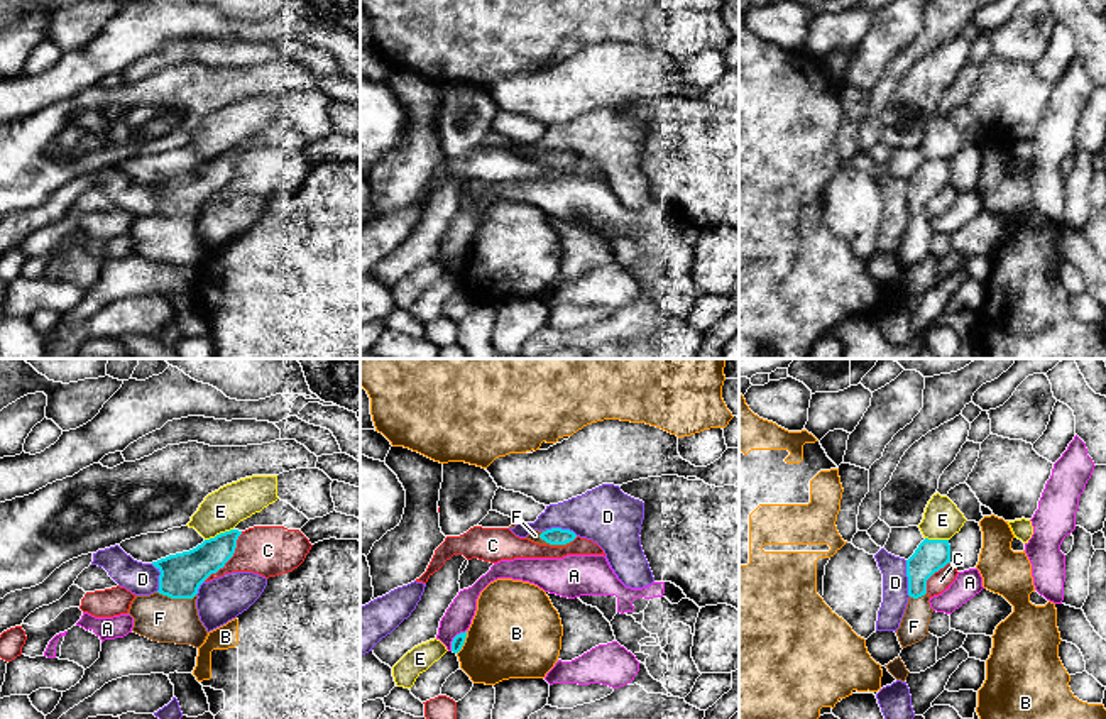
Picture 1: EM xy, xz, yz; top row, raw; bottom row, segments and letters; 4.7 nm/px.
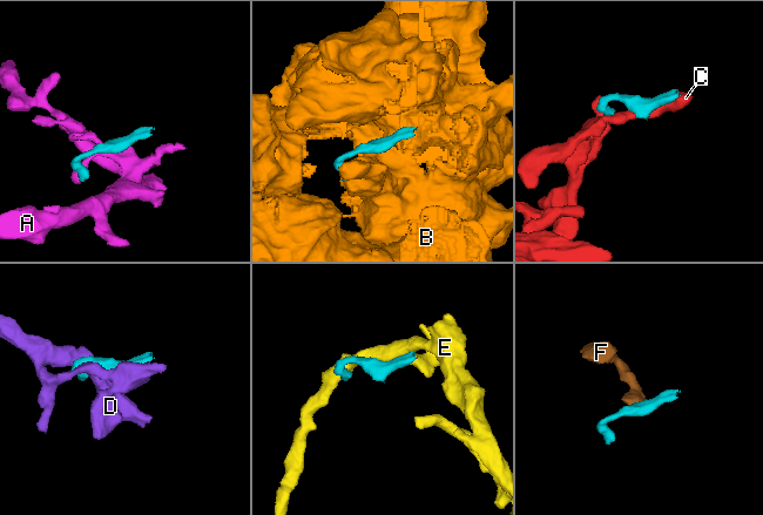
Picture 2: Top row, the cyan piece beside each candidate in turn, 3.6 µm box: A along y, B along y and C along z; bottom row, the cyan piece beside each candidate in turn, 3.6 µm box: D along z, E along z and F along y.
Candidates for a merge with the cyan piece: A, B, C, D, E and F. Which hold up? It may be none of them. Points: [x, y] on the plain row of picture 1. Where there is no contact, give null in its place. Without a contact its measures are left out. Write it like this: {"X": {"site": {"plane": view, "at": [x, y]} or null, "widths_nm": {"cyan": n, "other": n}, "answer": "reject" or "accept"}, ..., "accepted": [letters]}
{"A": {"site": {"plane": "xz", "at": [454, 259]}, "widths_nm": {"cyan": 60, "other": 130}, "answer": "reject"}, "B": {"site": {"plane": "xz", "at": [464, 263]}, "widths_nm": {"cyan": 60, "other": 420}, "answer": "reject"}, "C": {"site": {"plane": "xy", "at": [230, 178]}, "widths_nm": {"cyan": 200, "other": 240}, "answer": "reject"}, "D": {"site": {"plane": "yz", "at": [908, 200]}, "widths_nm": {"cyan": 150, "other": 130}, "answer": "reject"}, "E": {"site": {"plane": "xy", "at": [220, 154]}, "widths_nm": {"cyan": 190, "other": 200}, "answer": "reject"}, "F": {"site": {"plane": "xz", "at": [555, 164]}, "widths_nm": {"cyan": 80, "other": 50}, "answer": "accept"}, "accepted": ["F"]}

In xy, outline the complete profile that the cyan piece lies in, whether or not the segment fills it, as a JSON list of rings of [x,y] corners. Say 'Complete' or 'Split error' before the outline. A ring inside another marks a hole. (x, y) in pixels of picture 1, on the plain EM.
Split error. [[[230,151],[189,173],[152,183],[161,193],[159,211],[135,217],[127,233],[134,239],[132,252],[159,264],[200,269],[208,252],[196,230],[198,210],[233,178],[240,156]]]

